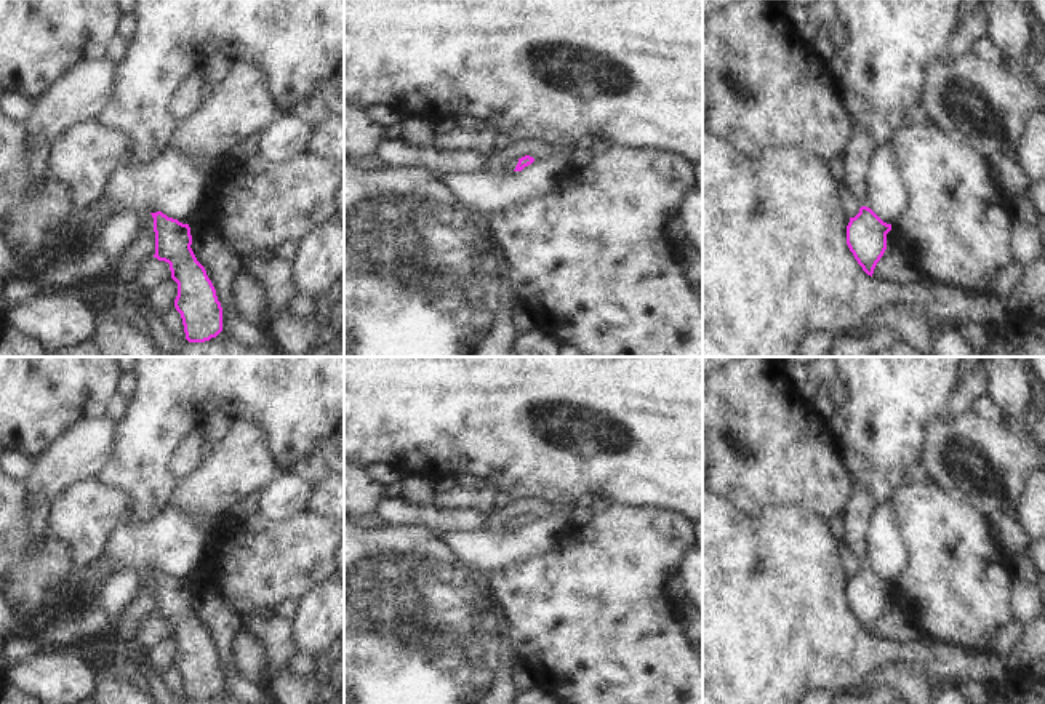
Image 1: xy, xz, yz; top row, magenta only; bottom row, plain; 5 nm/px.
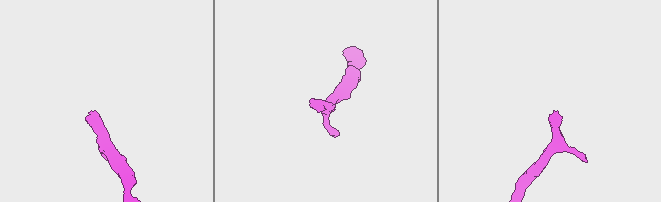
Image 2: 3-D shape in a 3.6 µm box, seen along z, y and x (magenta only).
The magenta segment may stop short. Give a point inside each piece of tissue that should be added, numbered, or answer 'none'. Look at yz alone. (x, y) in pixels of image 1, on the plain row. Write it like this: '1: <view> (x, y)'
1: yz (861, 504)

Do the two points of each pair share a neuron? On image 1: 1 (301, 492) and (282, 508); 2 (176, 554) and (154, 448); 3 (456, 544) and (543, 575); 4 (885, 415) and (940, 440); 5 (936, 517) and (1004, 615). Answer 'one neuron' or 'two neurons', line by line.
1: one neuron
2: two neurons
3: two neurons
4: two neurons
5: one neuron

